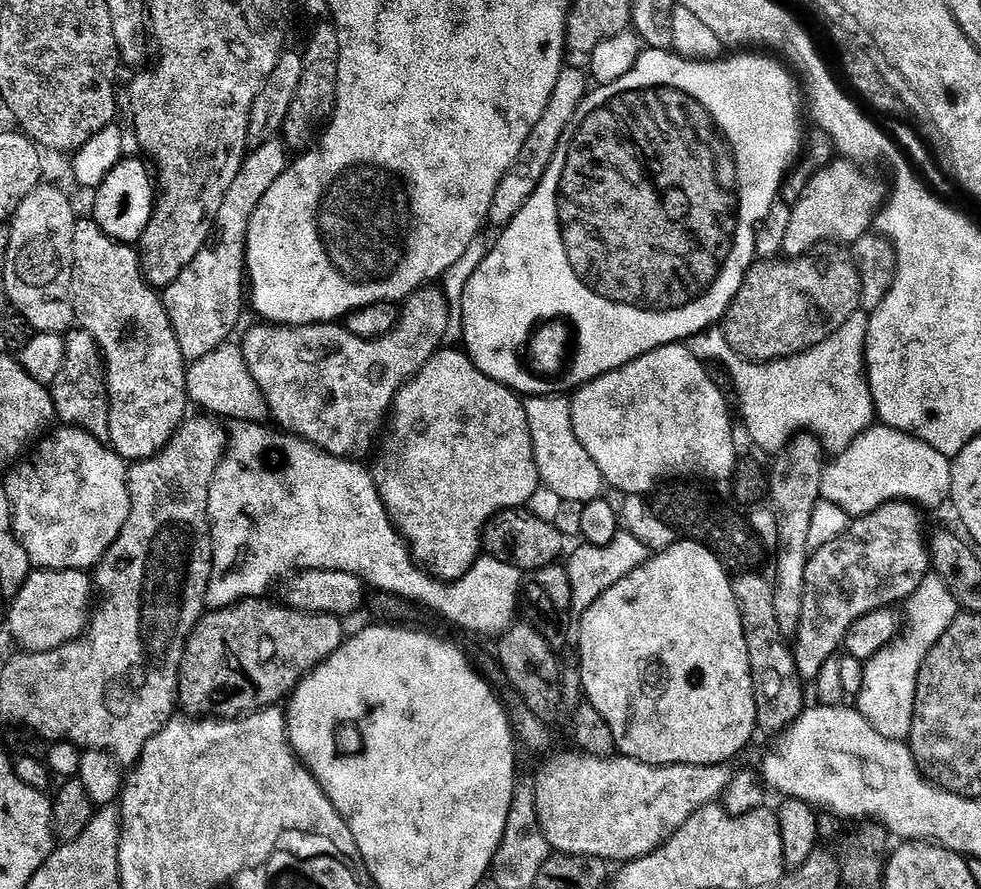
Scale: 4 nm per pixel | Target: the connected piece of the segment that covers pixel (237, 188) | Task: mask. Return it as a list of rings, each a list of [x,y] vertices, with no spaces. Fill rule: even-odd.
[[[273,138],[257,144],[244,157],[238,178],[226,190],[222,207],[212,227],[212,239],[190,266],[178,274],[174,283],[163,289],[164,304],[178,334],[185,361],[191,362],[210,354],[218,346],[229,343],[232,331],[246,308],[246,265],[248,263],[248,231],[252,216],[258,210],[266,190],[282,178],[289,166],[290,155],[285,141]]]

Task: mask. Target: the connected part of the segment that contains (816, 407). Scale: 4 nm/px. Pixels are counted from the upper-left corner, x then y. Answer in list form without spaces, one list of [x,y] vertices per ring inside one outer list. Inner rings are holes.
[[[857,310],[832,337],[826,338],[821,345],[814,346],[808,352],[800,353],[785,360],[772,363],[756,363],[744,359],[732,348],[724,334],[701,334],[692,337],[690,347],[694,355],[712,360],[721,360],[732,371],[732,380],[740,391],[740,404],[744,407],[744,424],[748,427],[748,436],[764,452],[779,454],[791,442],[796,433],[813,430],[815,435],[825,441],[847,446],[868,428],[873,427],[877,419],[876,403],[868,385],[868,370],[864,362],[866,334],[868,333],[869,313]]]

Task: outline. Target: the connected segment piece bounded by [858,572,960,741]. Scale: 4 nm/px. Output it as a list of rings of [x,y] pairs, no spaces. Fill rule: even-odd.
[[[930,572],[922,585],[913,594],[912,636],[899,639],[887,648],[874,654],[864,666],[864,681],[858,697],[858,710],[887,740],[903,741],[912,735],[912,723],[916,713],[916,691],[918,674],[929,650],[938,642],[942,634],[954,622],[960,611],[959,604],[939,575]]]

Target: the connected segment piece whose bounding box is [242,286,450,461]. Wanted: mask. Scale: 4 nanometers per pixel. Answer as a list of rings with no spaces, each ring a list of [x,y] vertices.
[[[429,286],[416,292],[415,295],[409,296],[407,300],[403,301],[402,311],[400,314],[400,324],[388,336],[384,336],[380,340],[367,340],[366,338],[358,338],[354,334],[348,332],[347,327],[341,326],[339,323],[333,322],[330,324],[305,324],[303,326],[281,326],[278,324],[270,324],[267,322],[257,323],[257,328],[252,328],[245,334],[242,339],[242,347],[244,350],[244,357],[246,358],[246,366],[250,370],[250,374],[254,382],[260,387],[260,394],[263,403],[268,404],[268,408],[272,411],[272,416],[277,420],[279,427],[285,433],[291,434],[307,444],[313,444],[320,451],[328,453],[329,456],[339,456],[341,460],[355,461],[357,458],[364,458],[372,447],[377,447],[378,440],[375,436],[381,435],[380,427],[385,427],[386,413],[395,405],[396,395],[404,389],[408,381],[413,380],[415,376],[422,370],[422,366],[426,366],[426,362],[433,354],[435,354],[441,347],[440,342],[444,335],[448,332],[448,311],[450,305],[447,296],[439,287]]]

